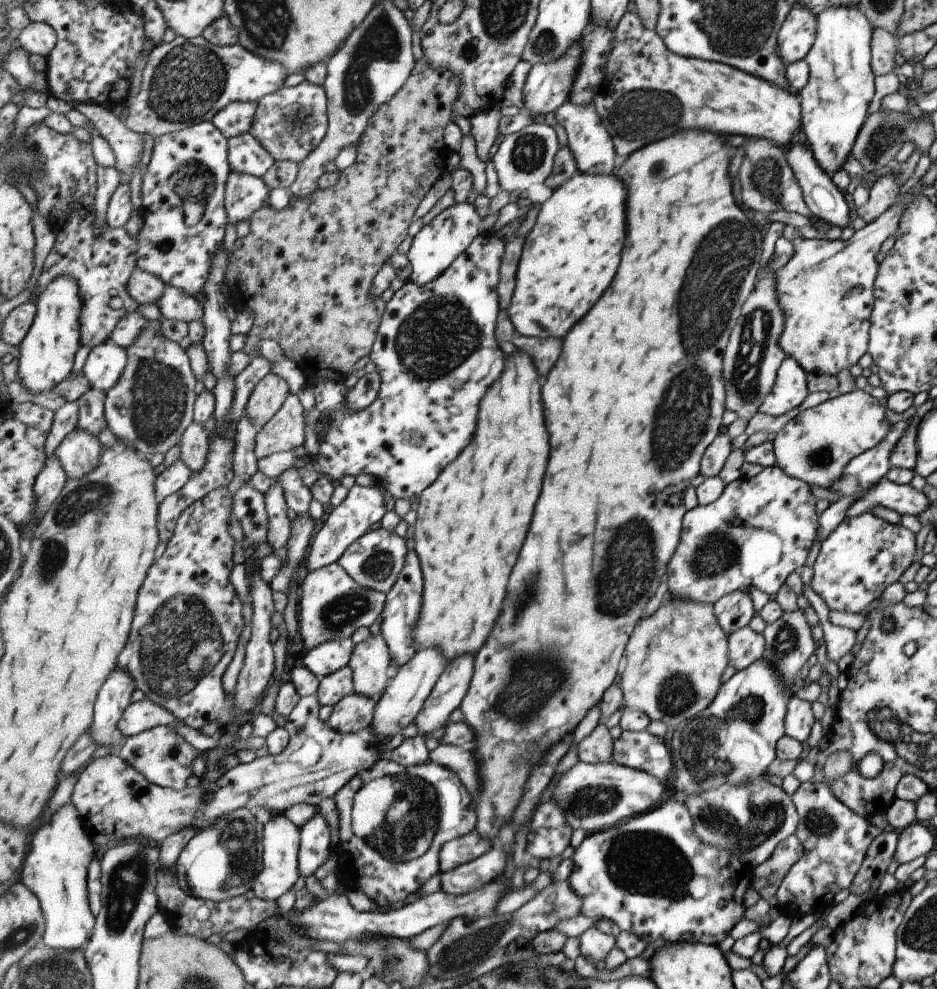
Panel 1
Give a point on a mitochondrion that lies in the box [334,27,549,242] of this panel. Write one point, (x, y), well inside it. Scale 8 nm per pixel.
(468, 49)

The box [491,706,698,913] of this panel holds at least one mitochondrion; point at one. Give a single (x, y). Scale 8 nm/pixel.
(646, 865)

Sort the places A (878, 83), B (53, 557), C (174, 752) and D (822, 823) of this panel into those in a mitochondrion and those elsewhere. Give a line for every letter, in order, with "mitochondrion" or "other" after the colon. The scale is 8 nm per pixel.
A: other
B: mitochondrion
C: other
D: mitochondrion

